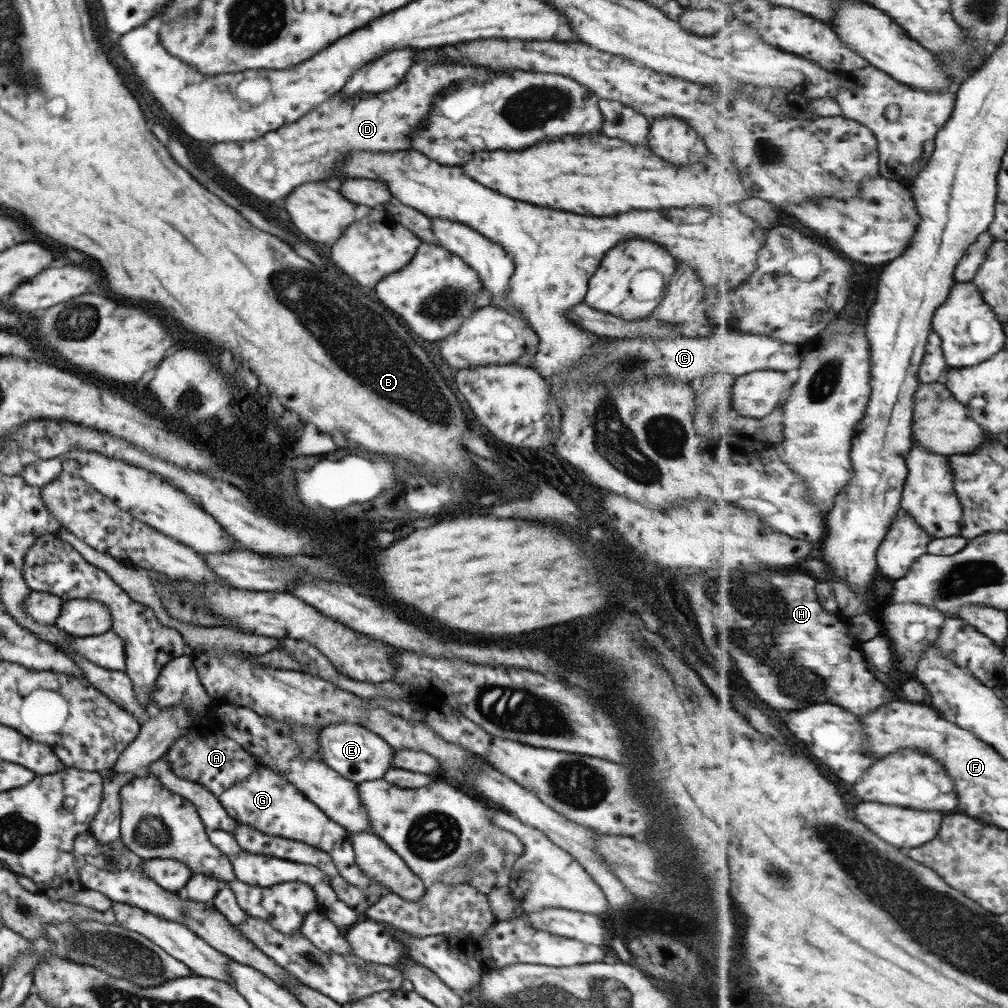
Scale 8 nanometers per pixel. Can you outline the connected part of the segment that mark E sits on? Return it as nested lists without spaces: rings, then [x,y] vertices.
[[[344,723],[323,727],[317,738],[317,747],[319,747],[321,761],[335,770],[335,773],[342,778],[355,784],[382,779],[387,769],[391,768],[390,761],[393,758],[391,750],[393,748],[379,738],[378,734],[359,725]]]

